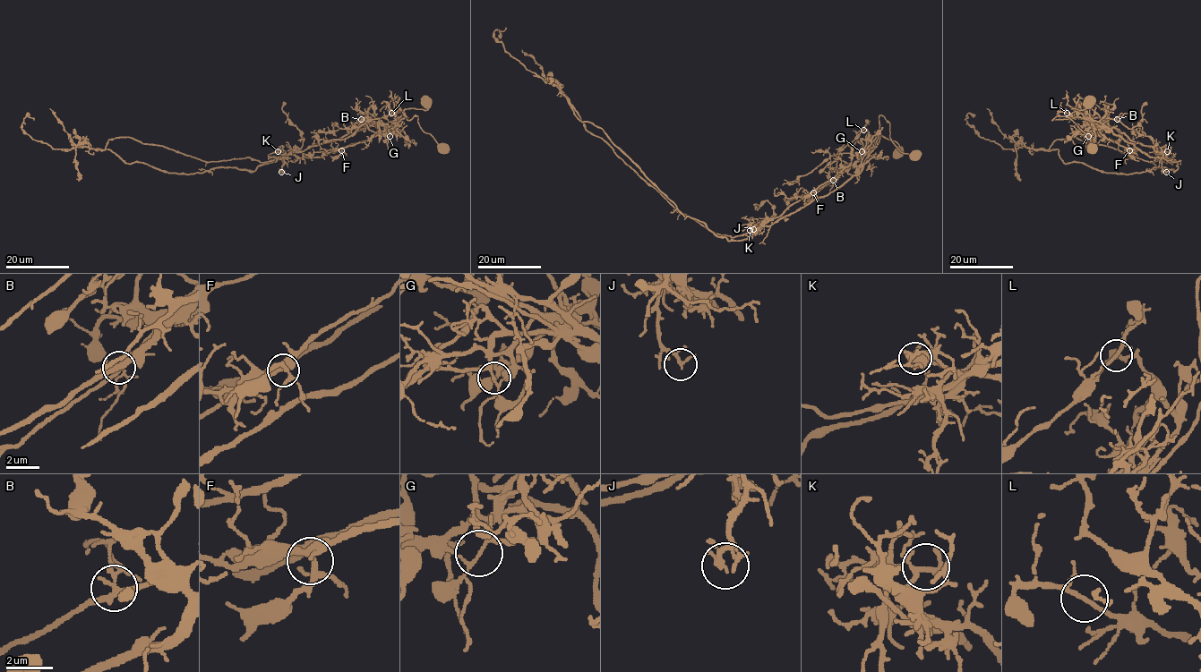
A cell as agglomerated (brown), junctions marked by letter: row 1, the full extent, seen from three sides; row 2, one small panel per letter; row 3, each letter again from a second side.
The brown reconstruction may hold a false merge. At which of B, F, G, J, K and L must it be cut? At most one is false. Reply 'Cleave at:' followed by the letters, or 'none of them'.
Cleave at: G

